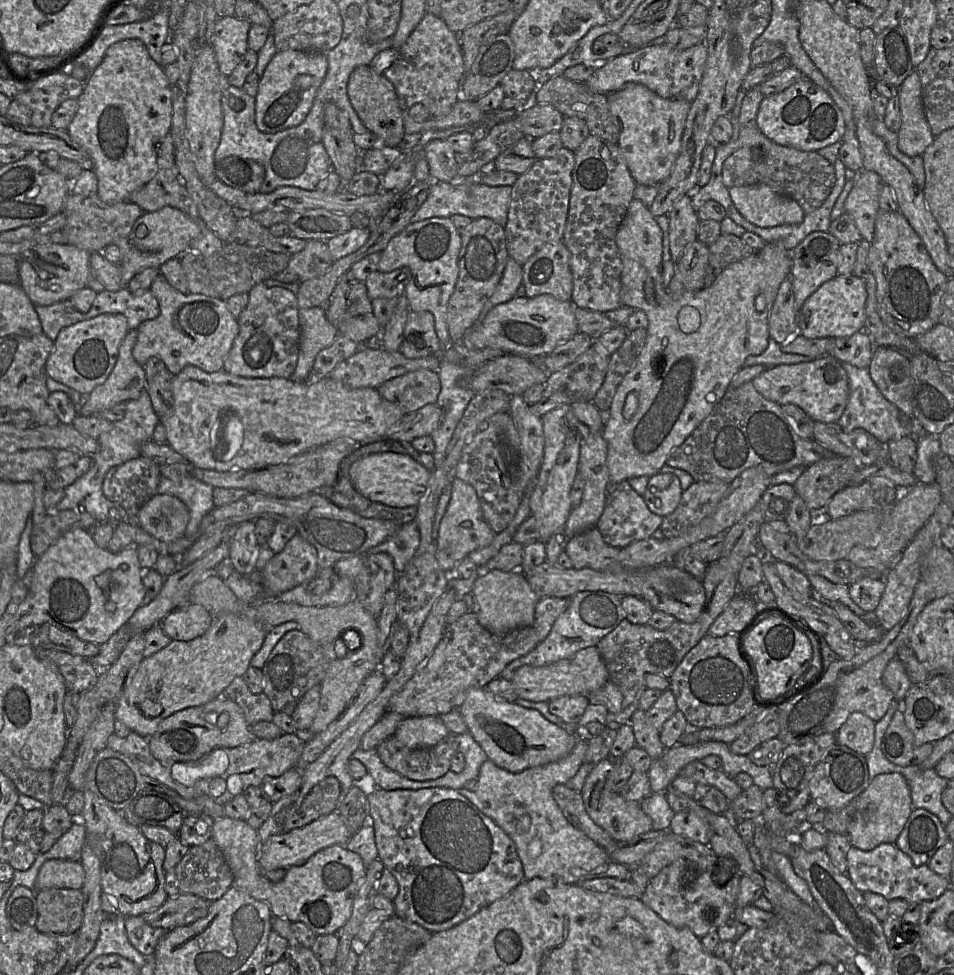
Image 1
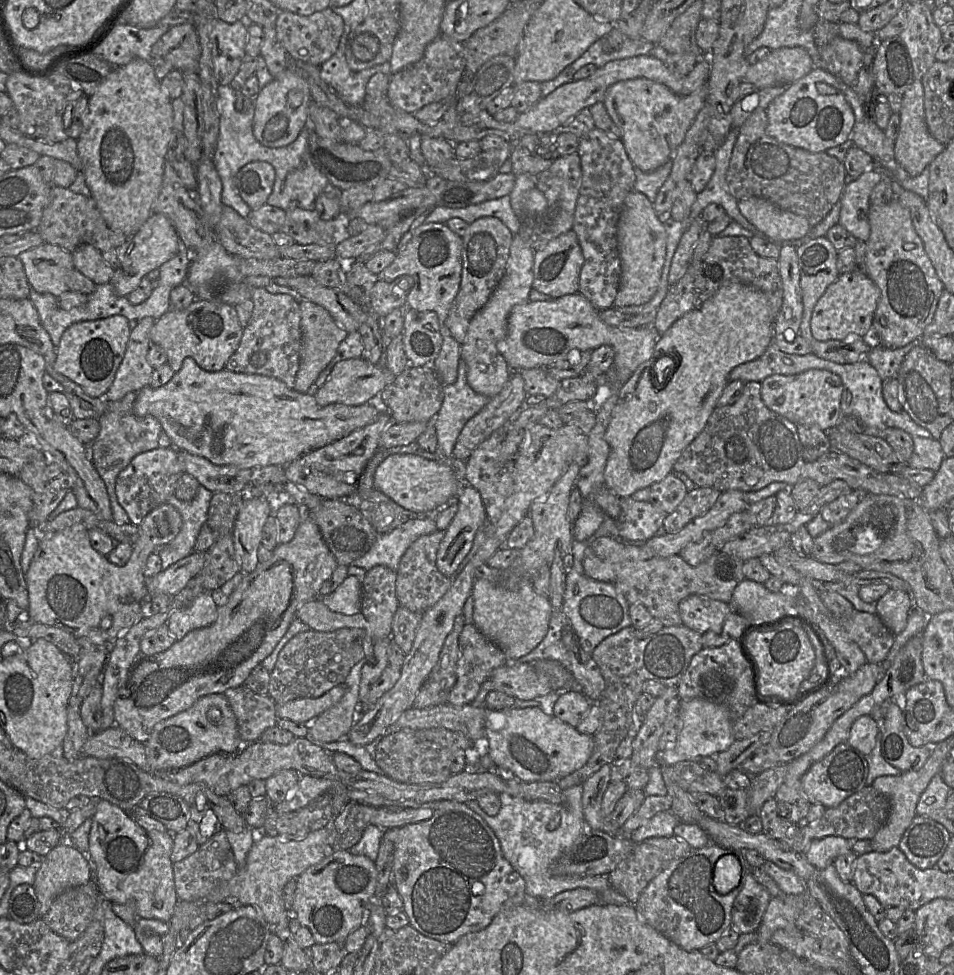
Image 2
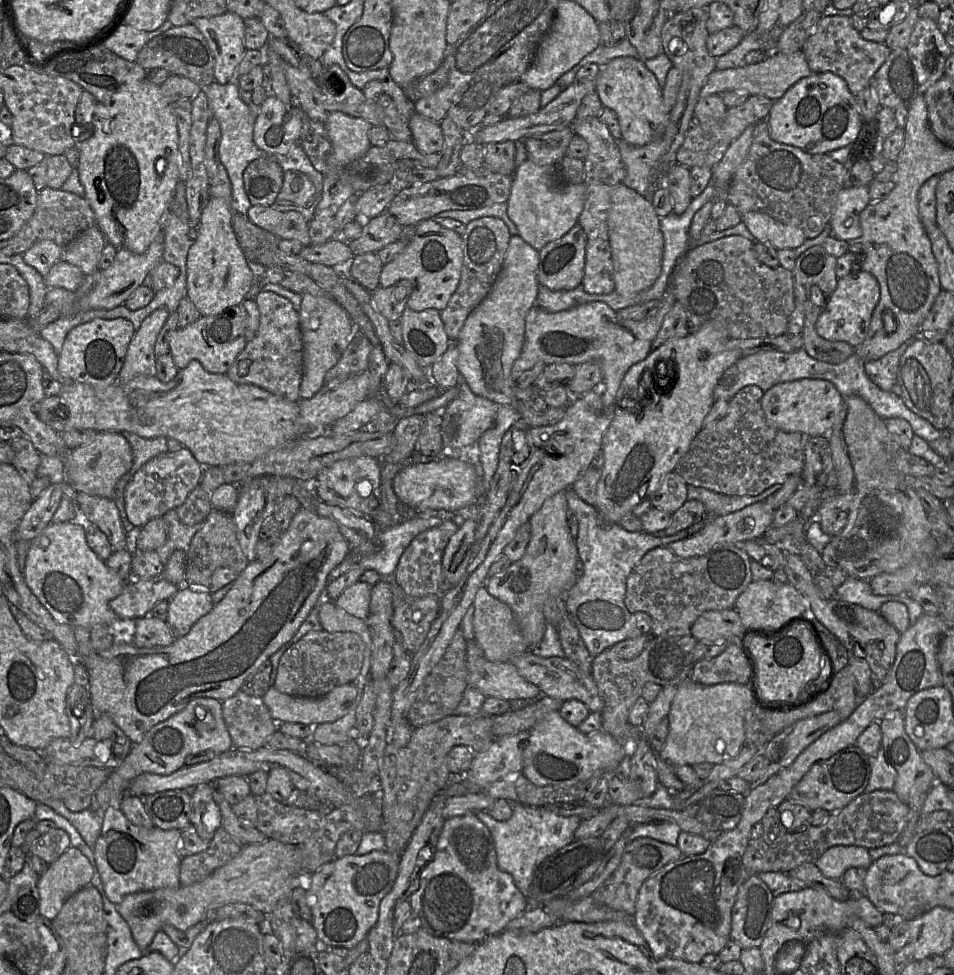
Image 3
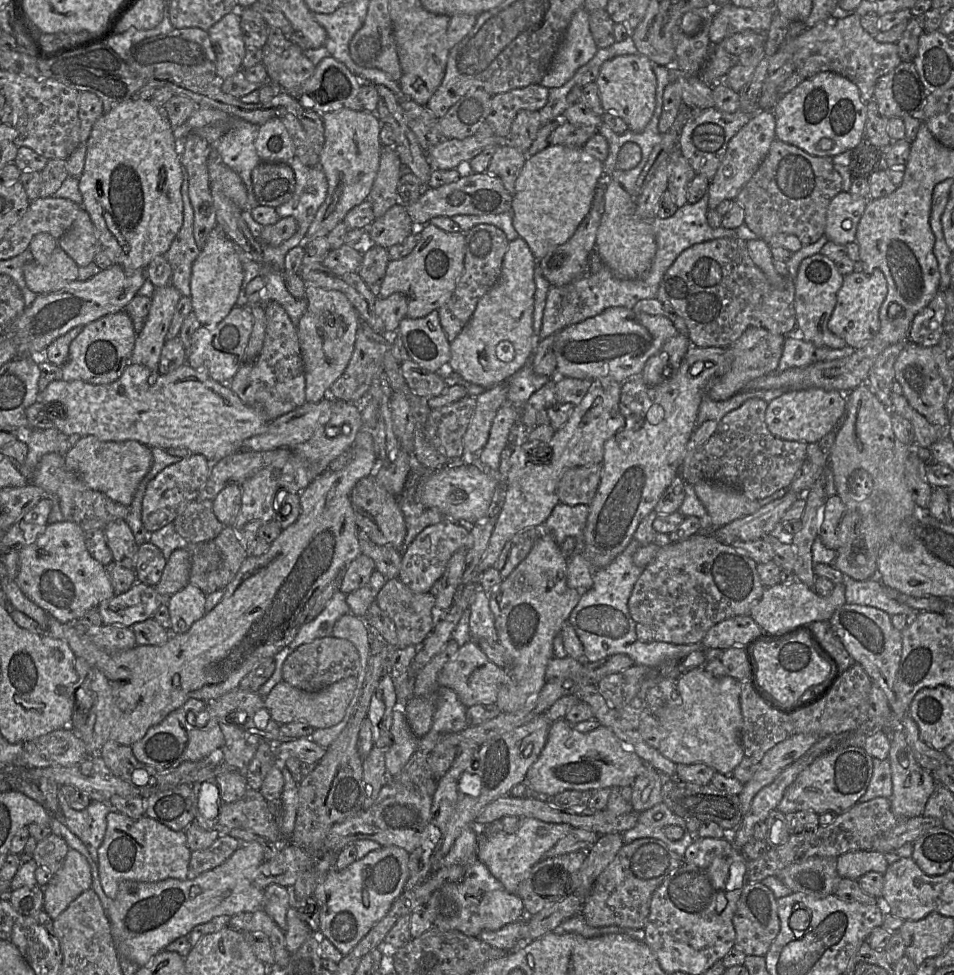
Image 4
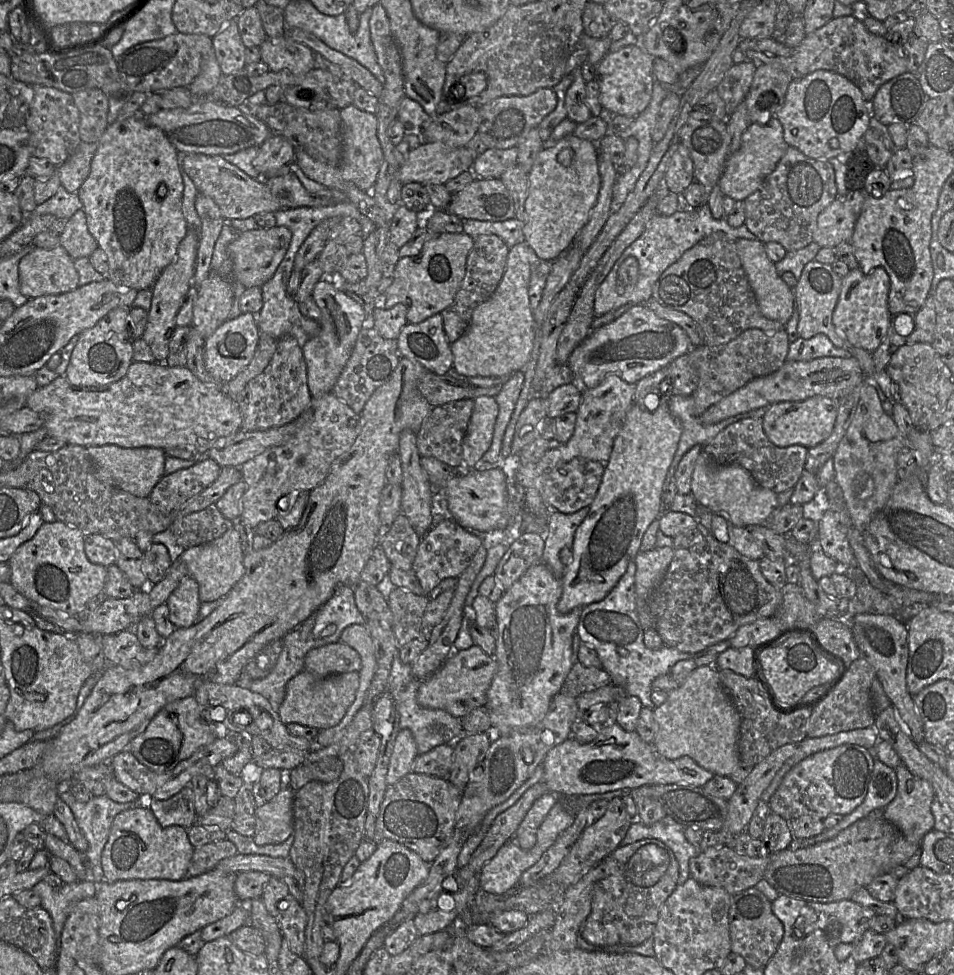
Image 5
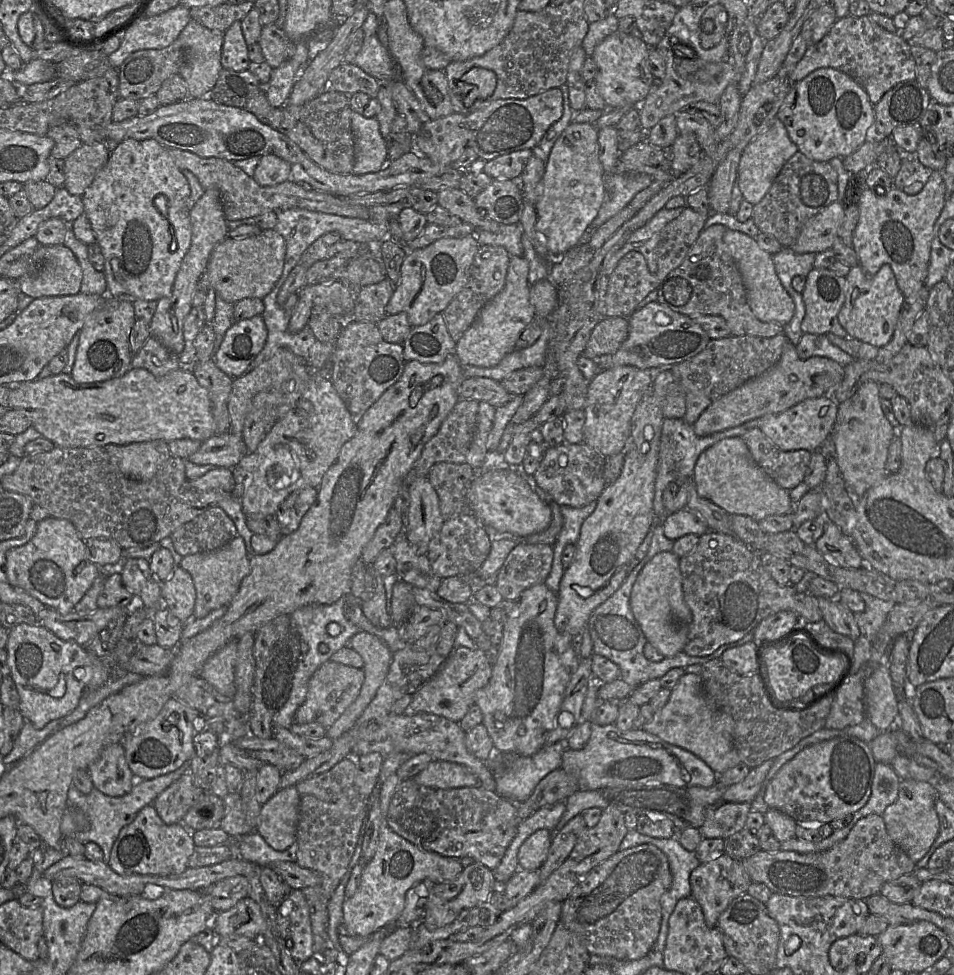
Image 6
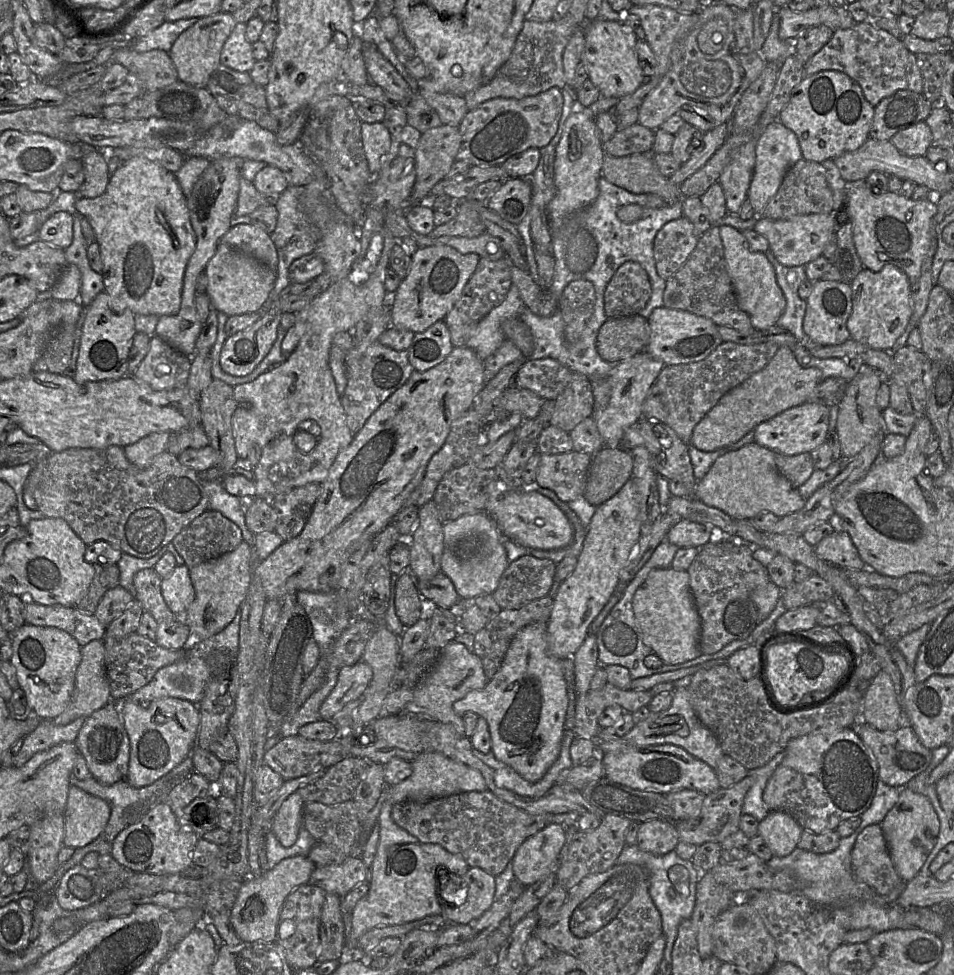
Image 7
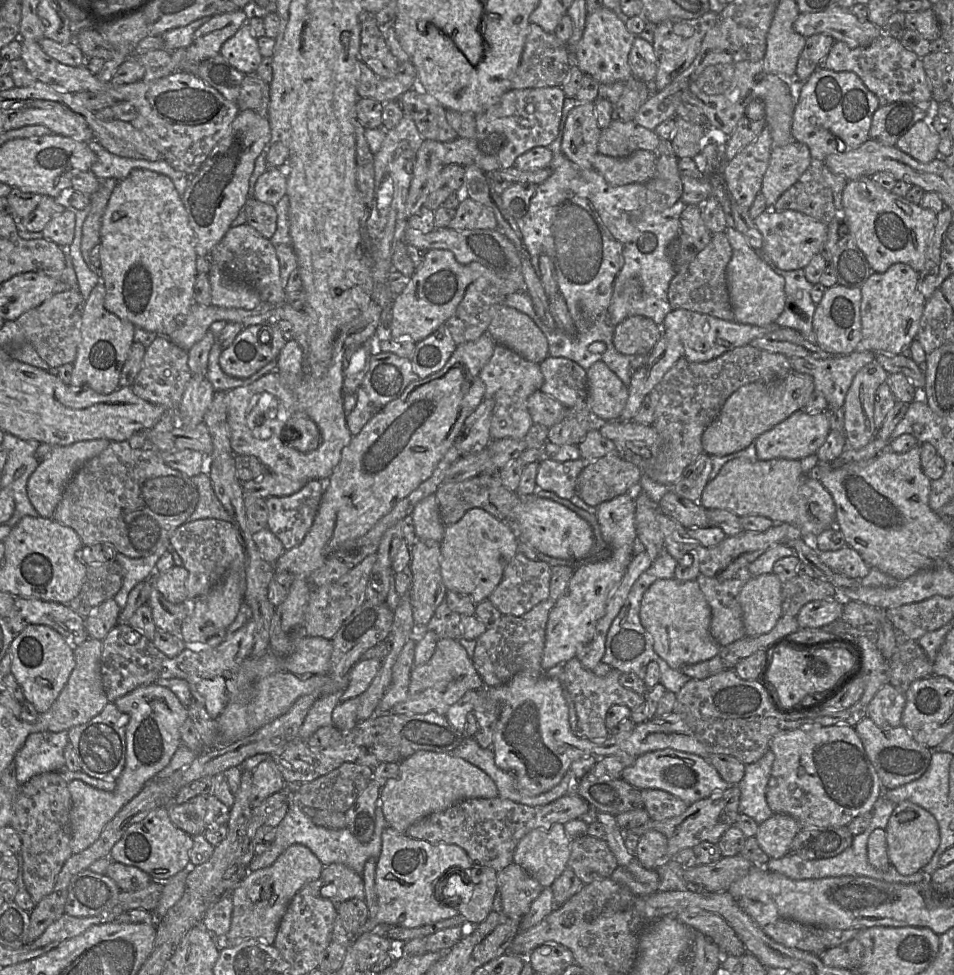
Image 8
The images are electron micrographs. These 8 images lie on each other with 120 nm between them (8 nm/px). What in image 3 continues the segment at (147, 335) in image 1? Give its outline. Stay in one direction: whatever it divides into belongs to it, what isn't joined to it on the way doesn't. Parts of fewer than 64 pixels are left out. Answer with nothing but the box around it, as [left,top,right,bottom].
[169,305,247,374]

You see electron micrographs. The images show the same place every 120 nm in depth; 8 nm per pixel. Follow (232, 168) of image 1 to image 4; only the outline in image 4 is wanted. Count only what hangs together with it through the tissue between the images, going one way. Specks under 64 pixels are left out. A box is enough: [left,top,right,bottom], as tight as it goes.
[252,161,295,208]

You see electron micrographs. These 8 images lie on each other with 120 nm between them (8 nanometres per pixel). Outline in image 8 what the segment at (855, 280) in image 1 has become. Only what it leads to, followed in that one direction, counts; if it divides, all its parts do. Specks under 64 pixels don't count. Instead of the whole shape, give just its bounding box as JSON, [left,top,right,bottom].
[856,262,927,355]

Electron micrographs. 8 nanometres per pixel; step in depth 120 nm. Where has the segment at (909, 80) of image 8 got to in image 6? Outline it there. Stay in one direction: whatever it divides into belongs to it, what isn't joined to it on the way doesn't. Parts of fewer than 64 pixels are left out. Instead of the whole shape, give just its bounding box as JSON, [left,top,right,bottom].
[788,15,916,105]

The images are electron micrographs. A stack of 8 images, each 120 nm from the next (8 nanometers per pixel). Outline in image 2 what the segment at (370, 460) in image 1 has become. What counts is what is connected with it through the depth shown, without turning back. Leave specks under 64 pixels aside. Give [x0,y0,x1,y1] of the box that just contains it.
[374,454,466,515]

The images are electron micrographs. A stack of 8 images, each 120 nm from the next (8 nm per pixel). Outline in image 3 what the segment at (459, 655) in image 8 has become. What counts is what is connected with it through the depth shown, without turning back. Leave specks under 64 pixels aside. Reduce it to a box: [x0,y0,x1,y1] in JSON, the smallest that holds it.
[467,657,546,701]

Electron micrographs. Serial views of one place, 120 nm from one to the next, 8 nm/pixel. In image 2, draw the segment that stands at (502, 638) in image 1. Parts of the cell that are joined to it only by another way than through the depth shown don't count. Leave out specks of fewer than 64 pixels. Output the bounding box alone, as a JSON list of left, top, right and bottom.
[448,624,508,706]

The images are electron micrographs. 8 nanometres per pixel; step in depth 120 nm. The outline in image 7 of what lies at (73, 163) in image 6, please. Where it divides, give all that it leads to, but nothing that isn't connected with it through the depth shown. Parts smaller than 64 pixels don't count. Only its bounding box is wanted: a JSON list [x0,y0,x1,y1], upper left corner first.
[78,147,109,198]

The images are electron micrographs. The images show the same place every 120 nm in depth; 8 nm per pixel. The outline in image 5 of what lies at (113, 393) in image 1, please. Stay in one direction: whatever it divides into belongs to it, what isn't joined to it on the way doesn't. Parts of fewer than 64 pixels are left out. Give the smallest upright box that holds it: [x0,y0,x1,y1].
[142,229,199,363]

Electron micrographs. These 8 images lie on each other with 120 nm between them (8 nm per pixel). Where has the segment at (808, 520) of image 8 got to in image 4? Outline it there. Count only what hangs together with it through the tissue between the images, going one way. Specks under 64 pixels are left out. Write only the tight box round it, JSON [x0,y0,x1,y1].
[694,480,762,528]

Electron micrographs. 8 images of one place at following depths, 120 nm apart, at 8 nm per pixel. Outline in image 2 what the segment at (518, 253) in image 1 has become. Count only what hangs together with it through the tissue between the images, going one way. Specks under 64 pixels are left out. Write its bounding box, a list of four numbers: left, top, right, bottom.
[517,152,582,252]

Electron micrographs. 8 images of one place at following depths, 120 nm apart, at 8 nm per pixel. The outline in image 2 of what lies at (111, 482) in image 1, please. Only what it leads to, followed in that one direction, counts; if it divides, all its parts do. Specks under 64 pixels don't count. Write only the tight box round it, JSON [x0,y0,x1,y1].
[115,447,185,526]

